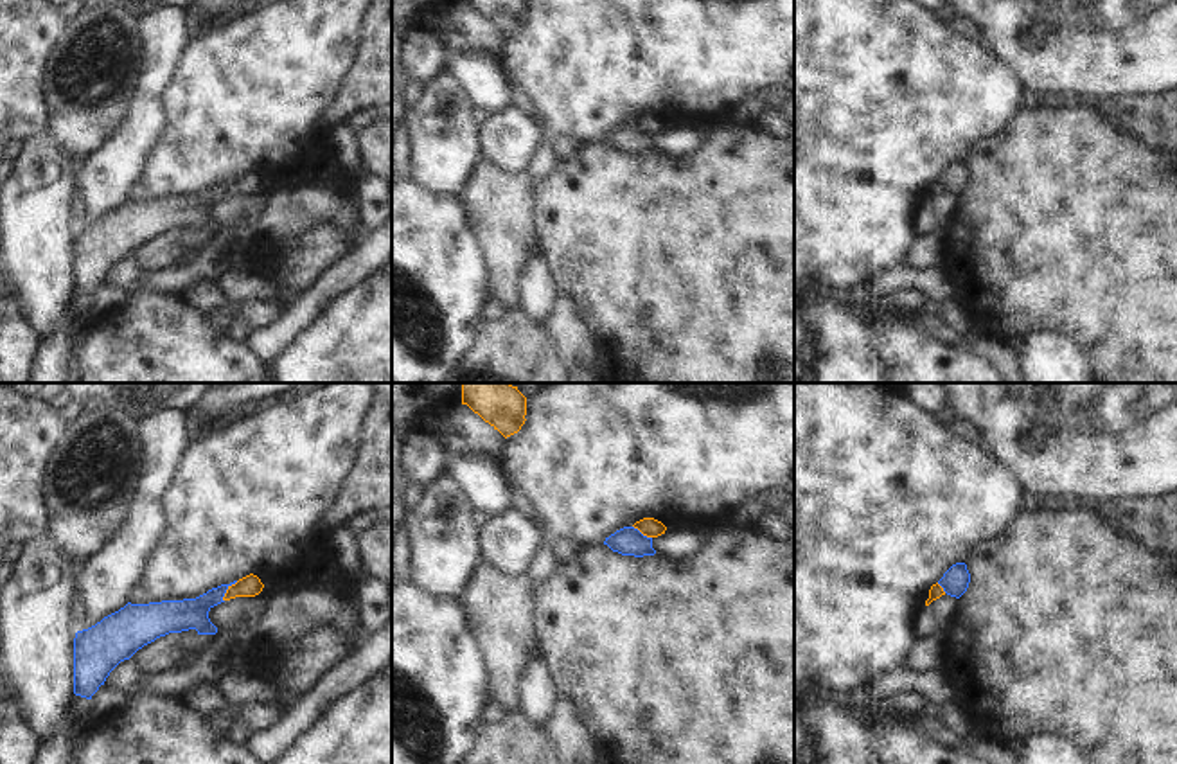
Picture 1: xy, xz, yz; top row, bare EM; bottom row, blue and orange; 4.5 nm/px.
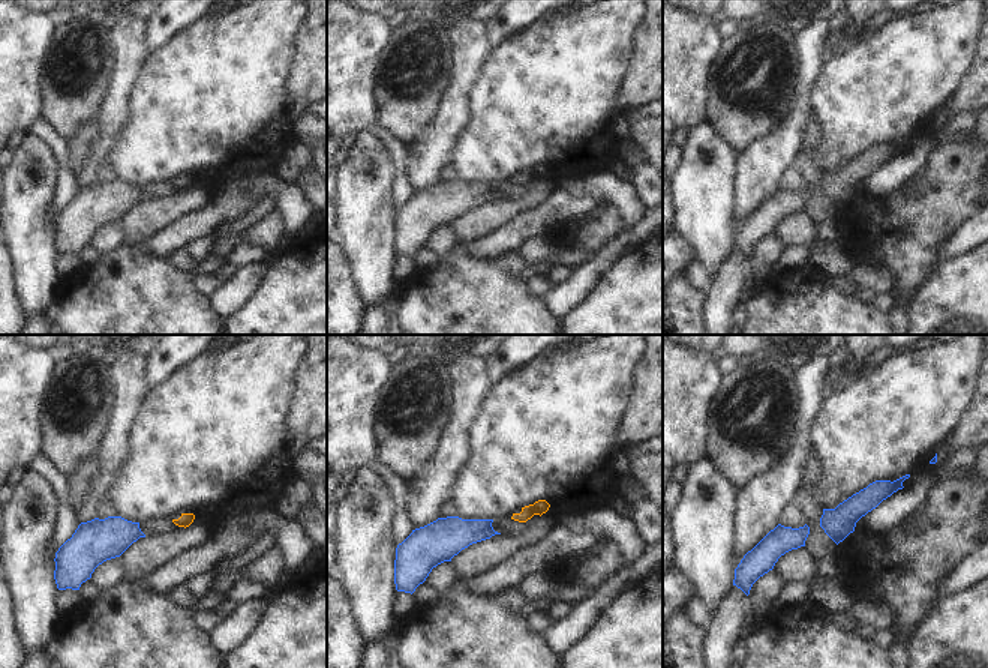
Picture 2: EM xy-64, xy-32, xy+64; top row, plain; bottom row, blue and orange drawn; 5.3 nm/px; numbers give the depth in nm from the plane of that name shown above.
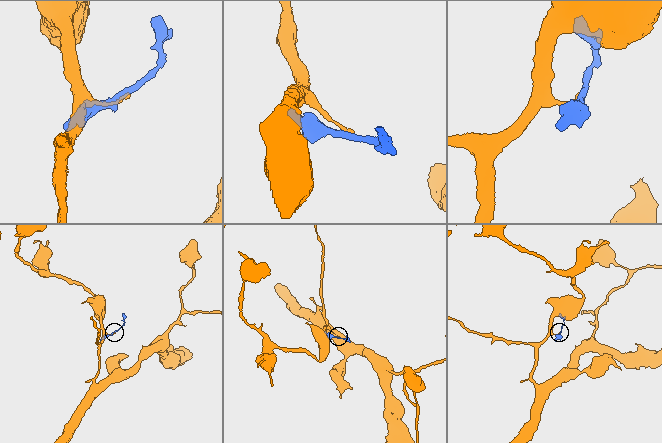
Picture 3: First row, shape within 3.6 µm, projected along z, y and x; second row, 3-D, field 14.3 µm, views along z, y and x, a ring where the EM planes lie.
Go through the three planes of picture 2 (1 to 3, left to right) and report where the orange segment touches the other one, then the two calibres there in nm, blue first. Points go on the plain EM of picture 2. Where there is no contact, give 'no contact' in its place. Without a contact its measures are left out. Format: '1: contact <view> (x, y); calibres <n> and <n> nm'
1: no contact
2: no contact
3: no contact

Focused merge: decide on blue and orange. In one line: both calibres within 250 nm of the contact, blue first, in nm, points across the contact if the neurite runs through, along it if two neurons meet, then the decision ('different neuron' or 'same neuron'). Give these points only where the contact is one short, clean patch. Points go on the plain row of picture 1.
calibres 140 and 100 nm; border xy (238, 178), (227, 187), (223, 198); different neuron

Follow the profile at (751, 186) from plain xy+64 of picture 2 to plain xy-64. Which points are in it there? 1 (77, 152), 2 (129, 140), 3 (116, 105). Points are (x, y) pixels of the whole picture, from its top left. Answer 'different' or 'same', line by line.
1: different
2: different
3: same

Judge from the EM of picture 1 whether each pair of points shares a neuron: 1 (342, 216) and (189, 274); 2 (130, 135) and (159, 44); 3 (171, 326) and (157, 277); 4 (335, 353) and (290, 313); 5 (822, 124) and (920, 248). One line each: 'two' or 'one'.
1: one
2: one
3: two
4: two
5: two

